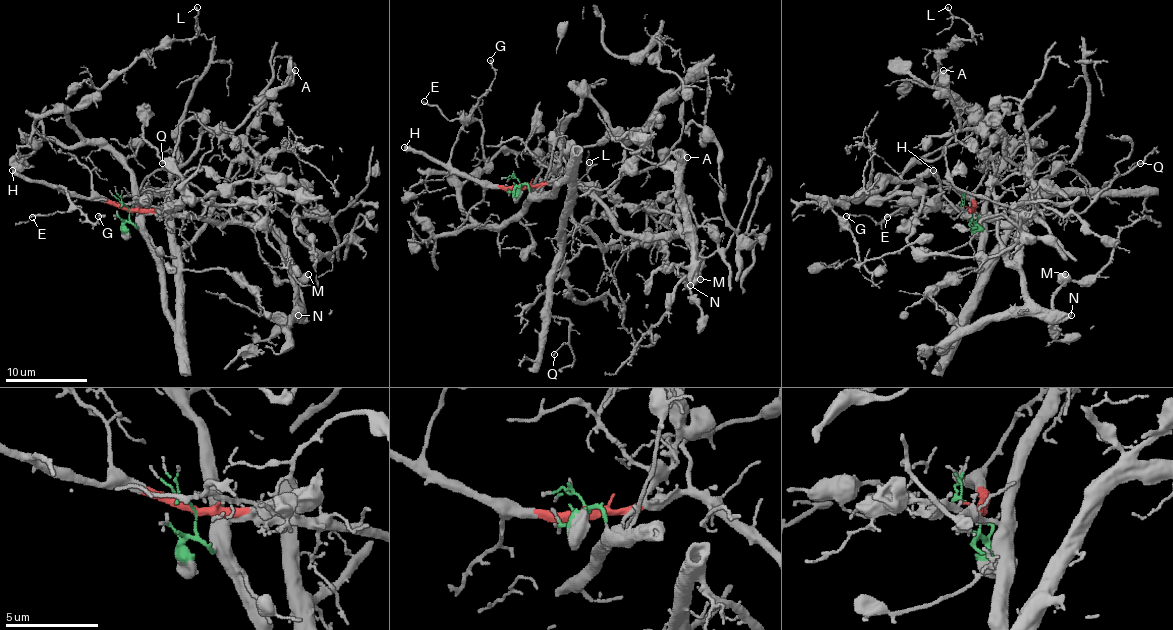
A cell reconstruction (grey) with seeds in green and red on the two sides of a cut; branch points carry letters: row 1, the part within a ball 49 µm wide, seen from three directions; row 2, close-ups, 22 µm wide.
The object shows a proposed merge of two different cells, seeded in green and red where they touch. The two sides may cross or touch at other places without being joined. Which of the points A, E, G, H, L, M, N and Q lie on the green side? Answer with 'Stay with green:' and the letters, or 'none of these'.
Stay with green: A, L, Q

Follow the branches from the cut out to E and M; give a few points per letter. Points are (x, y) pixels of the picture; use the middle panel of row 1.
E: (521, 186), (480, 186), (460, 173), (450, 161), (462, 123), (458, 118), (450, 120), (423, 100)
M: (521, 186), (551, 186), (570, 178), (582, 186), (623, 231), (684, 237), (696, 265), (692, 269), (700, 279)

